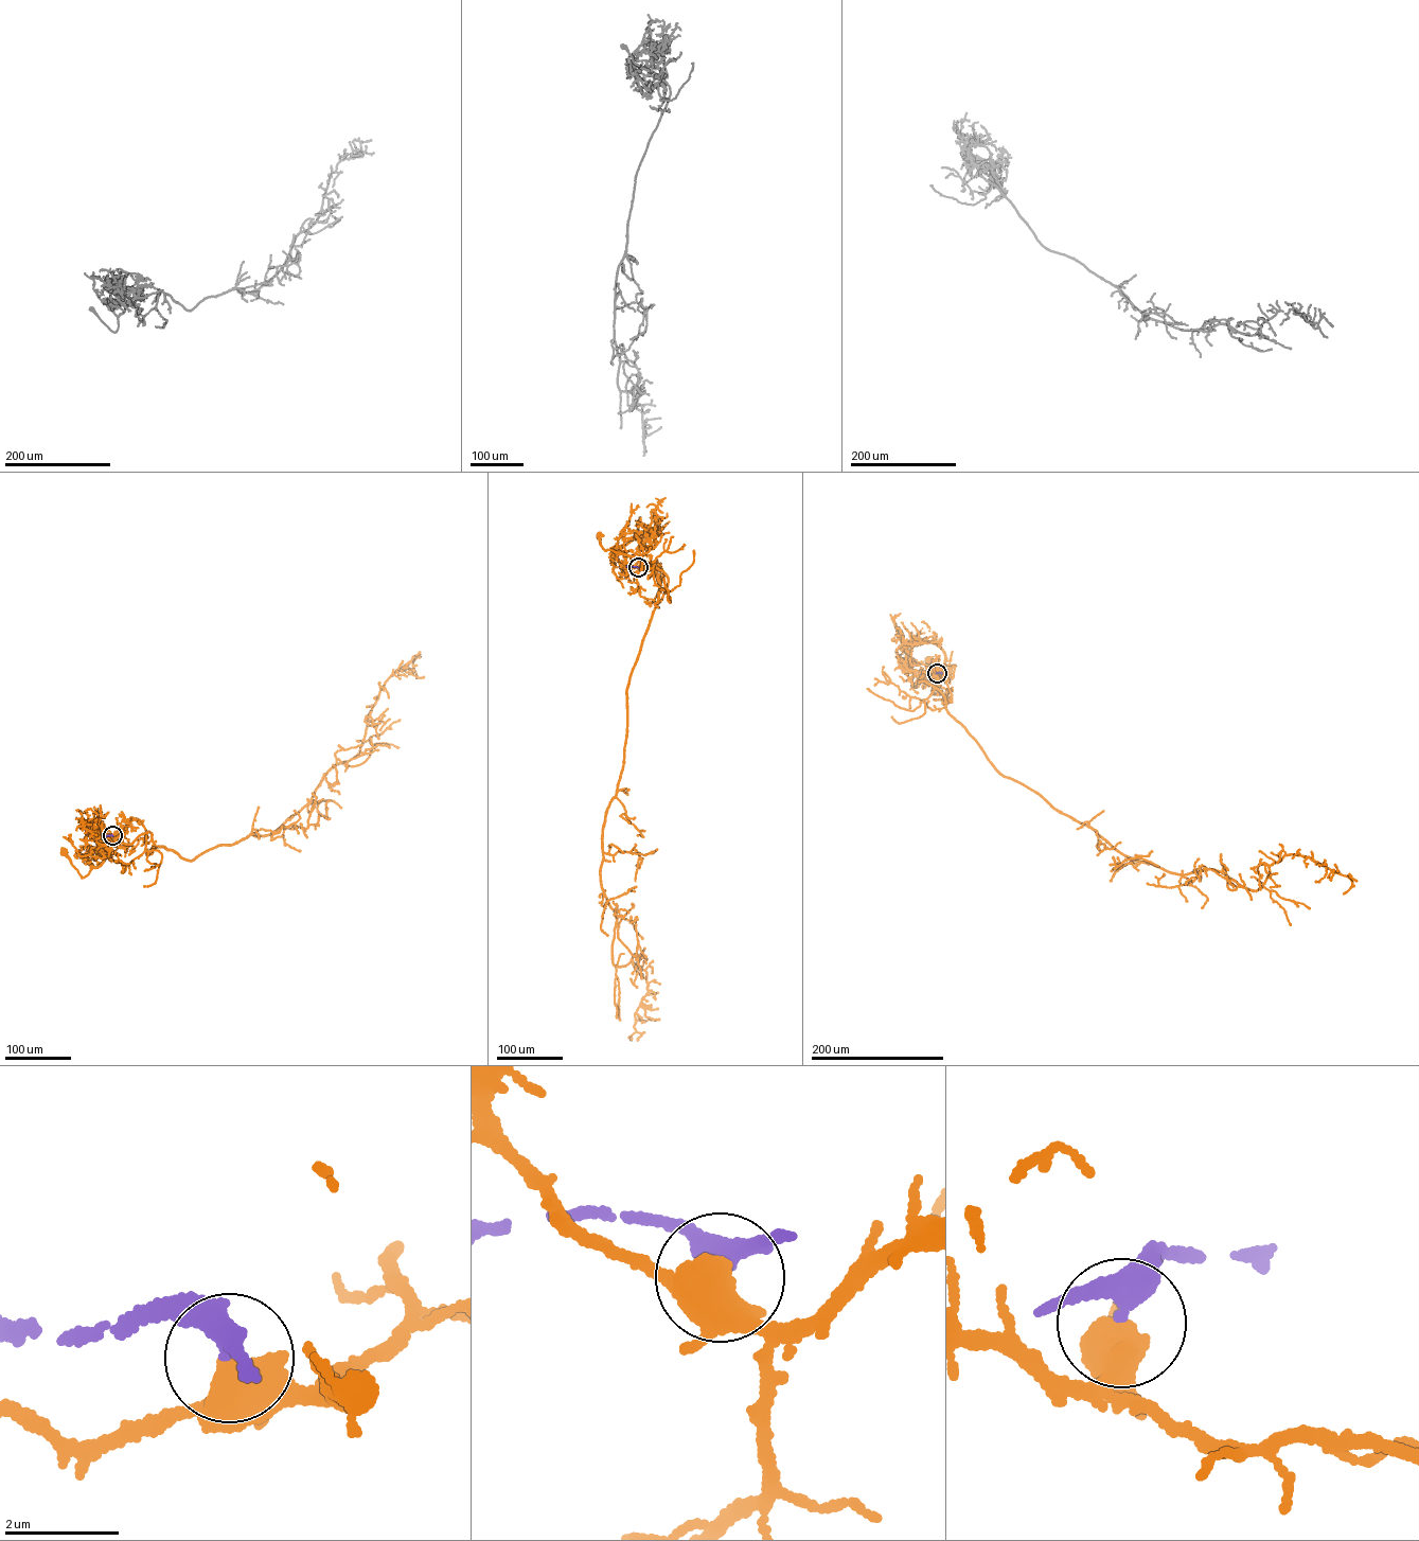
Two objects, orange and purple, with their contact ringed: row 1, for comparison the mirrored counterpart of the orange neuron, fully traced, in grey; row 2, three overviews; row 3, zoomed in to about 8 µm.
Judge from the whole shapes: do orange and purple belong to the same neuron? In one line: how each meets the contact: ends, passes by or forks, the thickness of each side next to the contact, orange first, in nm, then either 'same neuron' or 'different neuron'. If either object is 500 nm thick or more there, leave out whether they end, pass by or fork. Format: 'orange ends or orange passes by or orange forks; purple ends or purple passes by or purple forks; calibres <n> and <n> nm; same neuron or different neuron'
orange forks; purple passes by; calibres 400 and 320 nm; different neuron

